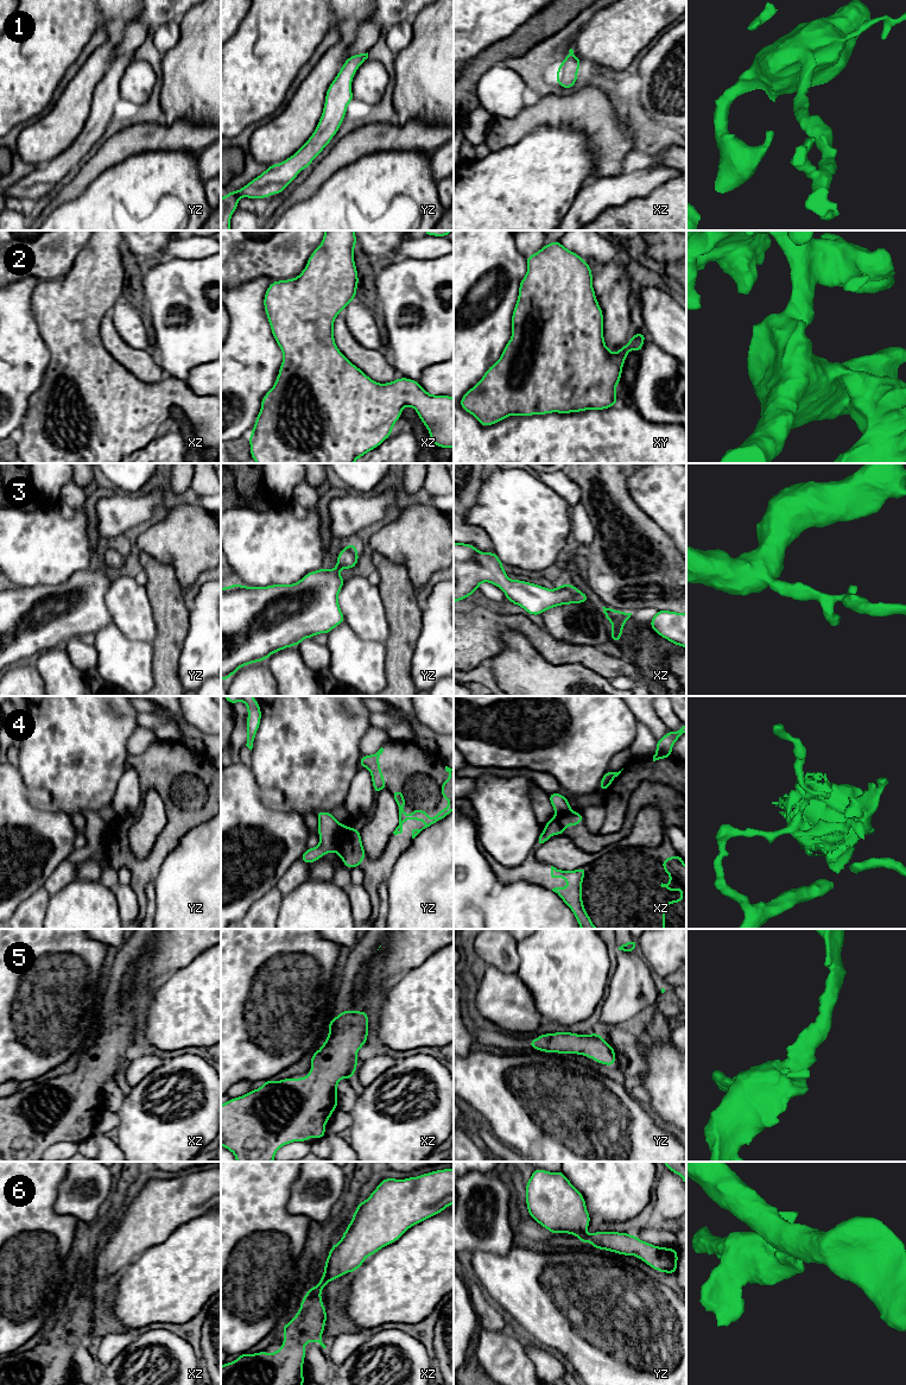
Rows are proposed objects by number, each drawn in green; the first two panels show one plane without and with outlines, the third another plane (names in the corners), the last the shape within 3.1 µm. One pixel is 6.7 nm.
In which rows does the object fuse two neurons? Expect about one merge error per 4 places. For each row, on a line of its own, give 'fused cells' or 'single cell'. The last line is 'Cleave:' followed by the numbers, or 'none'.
1: single cell
2: single cell
3: single cell
4: fused cells
5: single cell
6: fused cells
Cleave: 4, 6

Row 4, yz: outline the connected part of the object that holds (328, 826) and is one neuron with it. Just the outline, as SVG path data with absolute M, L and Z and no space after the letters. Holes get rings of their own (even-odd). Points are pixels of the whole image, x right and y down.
M317 811L316 815L318 817L319 845L313 848L308 848L303 853L300 860L306 864L312 864L327 853L335 852L337 830L341 826L331 812Z

